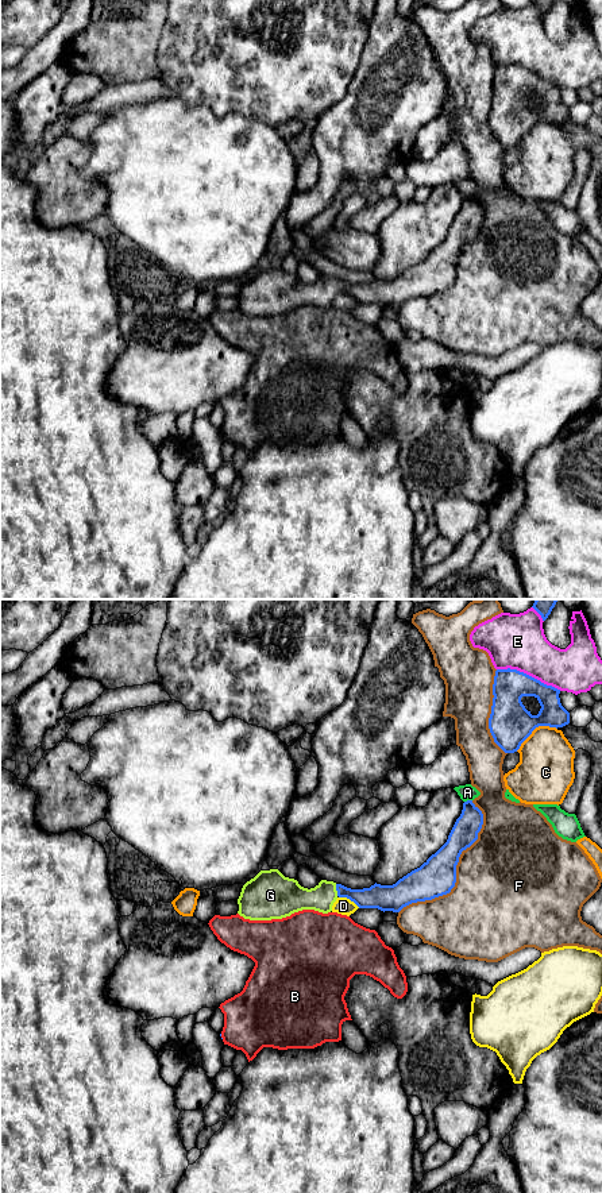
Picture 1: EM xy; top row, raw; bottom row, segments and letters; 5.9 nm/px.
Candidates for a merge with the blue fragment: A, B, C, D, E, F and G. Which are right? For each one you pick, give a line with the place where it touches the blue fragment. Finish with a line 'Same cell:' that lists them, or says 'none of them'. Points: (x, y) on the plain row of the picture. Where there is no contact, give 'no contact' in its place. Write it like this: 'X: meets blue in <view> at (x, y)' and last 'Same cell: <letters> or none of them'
G: meets blue in xy at (336, 285)
Same cell: G

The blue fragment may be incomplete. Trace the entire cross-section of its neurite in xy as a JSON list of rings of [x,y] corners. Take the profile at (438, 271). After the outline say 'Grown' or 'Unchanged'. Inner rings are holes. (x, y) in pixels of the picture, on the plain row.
[[[467,196],[447,238],[420,263],[393,281],[374,279],[351,285],[321,275],[314,283],[304,283],[297,275],[285,273],[278,265],[261,266],[247,277],[238,294],[238,309],[250,316],[271,316],[302,305],[323,309],[332,306],[337,293],[347,293],[359,304],[400,308],[404,302],[447,290],[456,278],[456,260],[463,246],[476,235],[483,220],[482,206]]]. Grown

